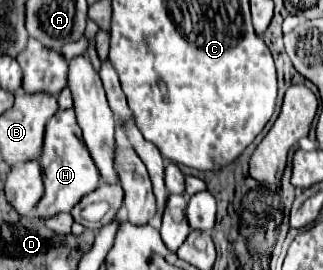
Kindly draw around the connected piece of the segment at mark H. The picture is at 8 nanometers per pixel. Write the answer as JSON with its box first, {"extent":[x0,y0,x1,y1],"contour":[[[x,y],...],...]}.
{"extent":[35,109,99,219],"contour":[[[59,109],[45,127],[45,141],[41,153],[41,173],[43,173],[43,197],[35,207],[39,219],[55,217],[59,213],[69,213],[79,197],[91,193],[99,185],[99,171],[95,171],[95,163],[83,145],[83,137],[79,127],[75,125],[75,111],[73,109]]]}

